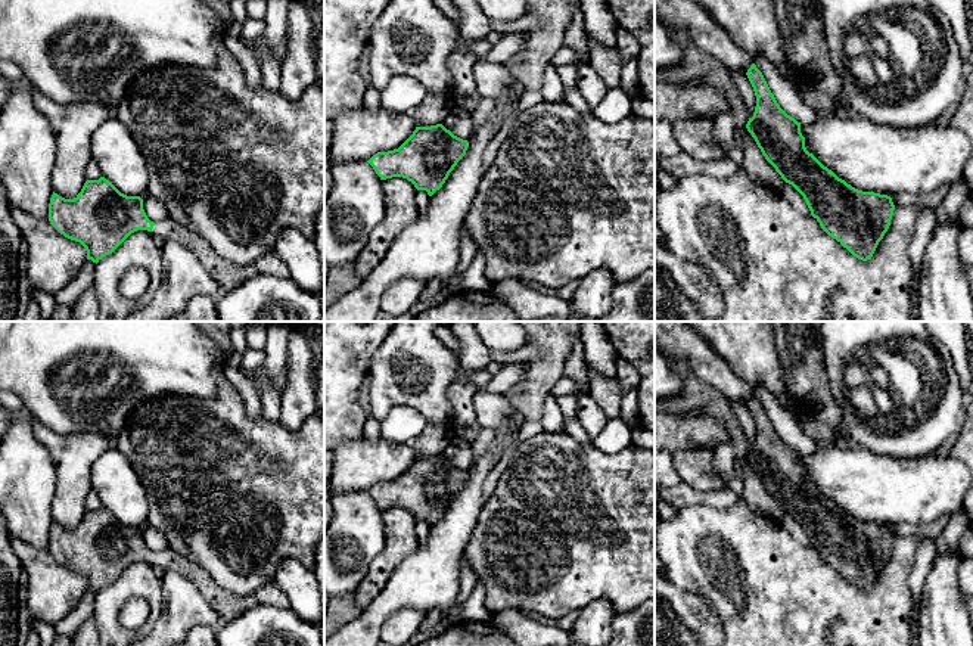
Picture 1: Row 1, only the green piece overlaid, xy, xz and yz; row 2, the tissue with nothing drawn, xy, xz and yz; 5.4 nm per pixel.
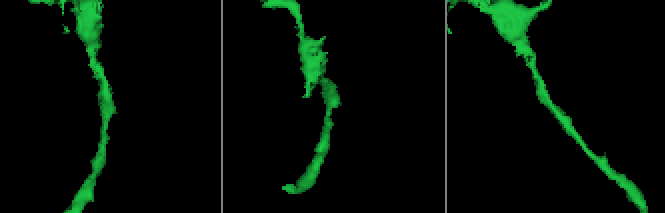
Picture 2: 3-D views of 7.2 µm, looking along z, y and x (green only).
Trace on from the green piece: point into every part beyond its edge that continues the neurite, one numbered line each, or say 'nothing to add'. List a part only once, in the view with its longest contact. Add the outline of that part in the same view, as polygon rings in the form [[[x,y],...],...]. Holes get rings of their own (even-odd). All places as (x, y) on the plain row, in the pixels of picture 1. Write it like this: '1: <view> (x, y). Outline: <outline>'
1: xy (227, 605). Outline: [[[171,549],[156,552],[150,563],[164,569],[177,571],[192,580],[206,602],[217,611],[221,621],[233,619],[258,603],[254,594],[234,596],[220,587],[205,569]]]

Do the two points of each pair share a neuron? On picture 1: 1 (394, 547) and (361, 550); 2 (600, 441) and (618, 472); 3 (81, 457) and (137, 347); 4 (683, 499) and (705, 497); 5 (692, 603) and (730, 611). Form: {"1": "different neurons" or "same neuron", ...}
{"1": "different neurons", "2": "different neurons", "3": "different neurons", "4": "same neuron", "5": "different neurons"}

